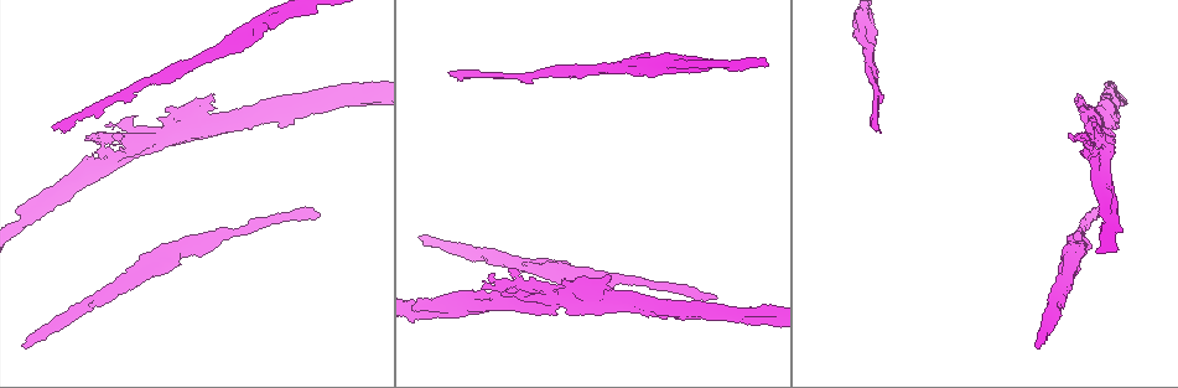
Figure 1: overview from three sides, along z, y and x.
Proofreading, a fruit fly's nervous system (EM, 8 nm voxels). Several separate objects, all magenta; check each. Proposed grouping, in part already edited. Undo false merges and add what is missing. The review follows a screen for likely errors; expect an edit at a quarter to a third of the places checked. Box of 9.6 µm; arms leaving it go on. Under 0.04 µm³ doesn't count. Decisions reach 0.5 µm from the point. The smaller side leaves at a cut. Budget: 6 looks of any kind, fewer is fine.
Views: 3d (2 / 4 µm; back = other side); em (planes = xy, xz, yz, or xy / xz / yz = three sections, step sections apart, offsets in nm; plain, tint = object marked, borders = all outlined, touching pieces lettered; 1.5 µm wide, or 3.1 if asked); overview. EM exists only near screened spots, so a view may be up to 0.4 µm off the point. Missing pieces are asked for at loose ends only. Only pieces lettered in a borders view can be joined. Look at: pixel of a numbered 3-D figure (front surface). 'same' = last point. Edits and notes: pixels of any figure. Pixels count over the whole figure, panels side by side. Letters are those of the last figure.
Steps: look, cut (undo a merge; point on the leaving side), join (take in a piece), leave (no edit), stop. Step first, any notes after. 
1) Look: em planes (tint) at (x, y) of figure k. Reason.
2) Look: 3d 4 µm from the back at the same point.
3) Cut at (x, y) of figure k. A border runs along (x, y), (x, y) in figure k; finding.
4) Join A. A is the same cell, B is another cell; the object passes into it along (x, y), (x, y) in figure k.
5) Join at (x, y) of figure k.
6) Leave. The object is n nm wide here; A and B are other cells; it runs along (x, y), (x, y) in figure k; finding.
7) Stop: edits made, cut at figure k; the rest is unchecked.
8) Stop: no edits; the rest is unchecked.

Look: em planes (borders) at (715, 299) of figure 1. End of a long branch.

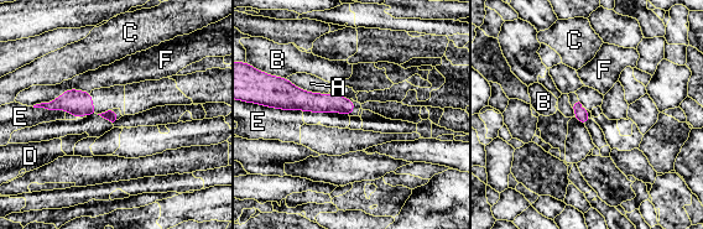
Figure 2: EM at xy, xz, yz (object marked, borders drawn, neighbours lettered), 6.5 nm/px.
Leave. A, B, C, D, E and F are other cells; it runs along (279, 100), (338, 103), (352, 108) in figure 2; no lettered piece goes on from it.

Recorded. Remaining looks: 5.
Look: em planes (borders) at (286, 126) of figure 1. Free end.

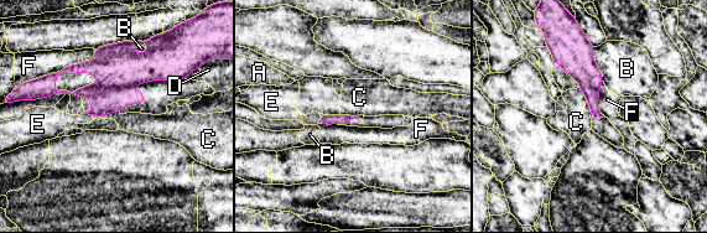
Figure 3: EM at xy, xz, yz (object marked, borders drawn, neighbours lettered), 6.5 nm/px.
Leave. A, B, C, D, E and F are other cells; a border runs along (119, 112), (105, 114), (102, 118) in figure 3; none of them fits.

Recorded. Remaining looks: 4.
Look: 3d 4 µm at (586, 313) of figure 1. An open end.

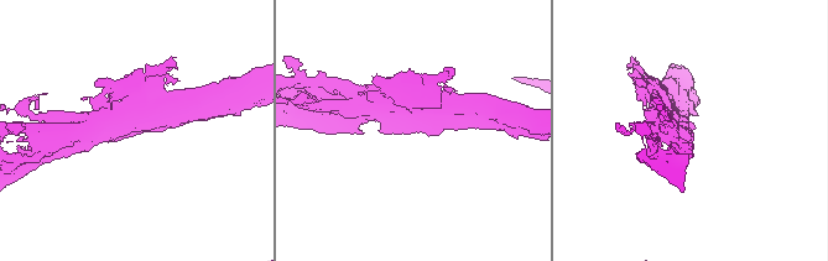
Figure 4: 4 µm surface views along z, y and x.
Look: em xz step 8 (tint) at (141, 131) of figure 4.

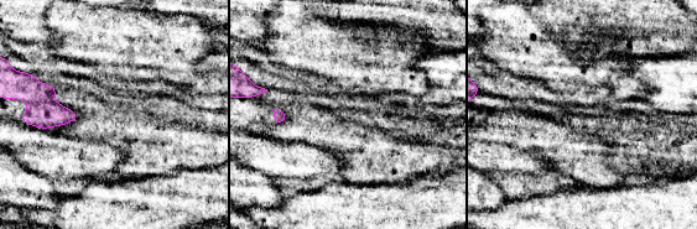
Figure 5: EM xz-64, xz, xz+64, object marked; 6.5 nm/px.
Look: em planes (borders) at the same point. Cut it another way.

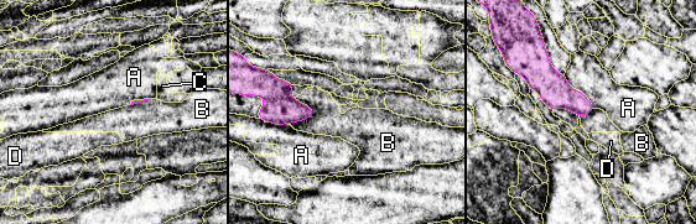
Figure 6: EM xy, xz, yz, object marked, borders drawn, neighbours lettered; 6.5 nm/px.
Leave. A, B, C and D are other cells; a border runs along (316, 112), (302, 120), (289, 124) in figure 6; no lettered piece goes on from it.

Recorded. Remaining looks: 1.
Stop: no edits; the rest is unchecked.

